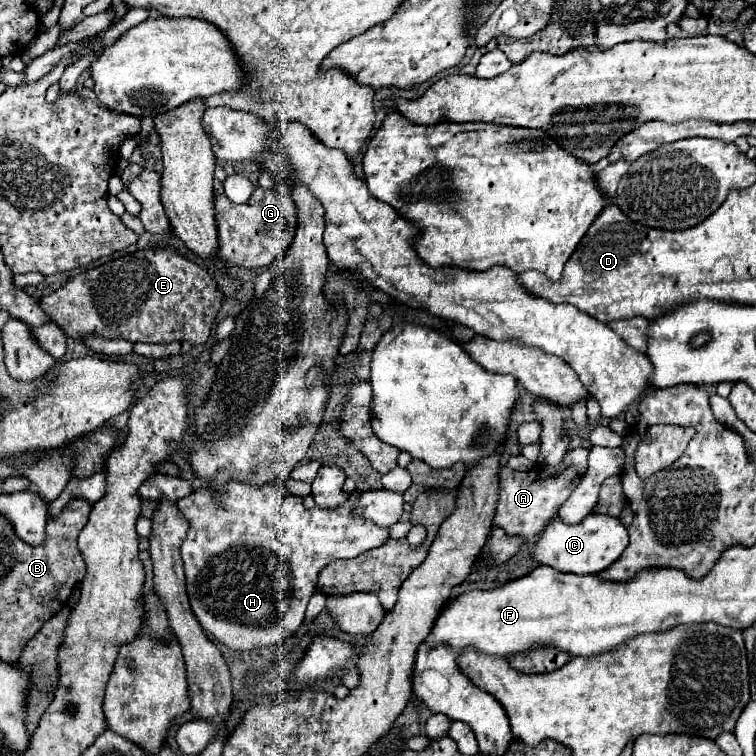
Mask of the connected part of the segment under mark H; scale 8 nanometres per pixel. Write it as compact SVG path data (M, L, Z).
M238 482L224 484L222 496L214 498L208 488L196 488L192 496L176 500L180 512L188 518L190 530L182 542L182 562L186 572L186 588L190 606L200 626L224 646L246 652L262 646L276 646L290 638L304 622L304 612L310 596L316 590L318 572L332 560L356 558L362 552L374 550L390 538L390 530L376 526L372 520L354 518L358 490L354 490L344 506L338 508L304 508L300 496L292 496L278 484L262 488L244 486Z

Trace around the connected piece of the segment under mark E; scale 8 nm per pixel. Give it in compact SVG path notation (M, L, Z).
M148 248L80 272L56 292L44 296L40 300L40 306L64 330L64 334L74 340L84 340L88 334L94 334L98 338L122 338L132 344L190 342L192 346L200 346L206 344L212 334L216 314L222 306L222 294L216 280L204 268L182 258L172 248Z

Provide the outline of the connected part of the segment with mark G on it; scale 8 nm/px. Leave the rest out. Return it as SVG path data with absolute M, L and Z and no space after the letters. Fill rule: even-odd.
M256 188L248 198L248 202L244 204L234 204L232 200L226 198L226 194L216 194L214 214L216 214L218 246L220 246L216 250L216 258L222 260L226 266L258 268L272 264L292 242L296 230L296 208L290 202L290 196L280 188L270 188L270 190Z

